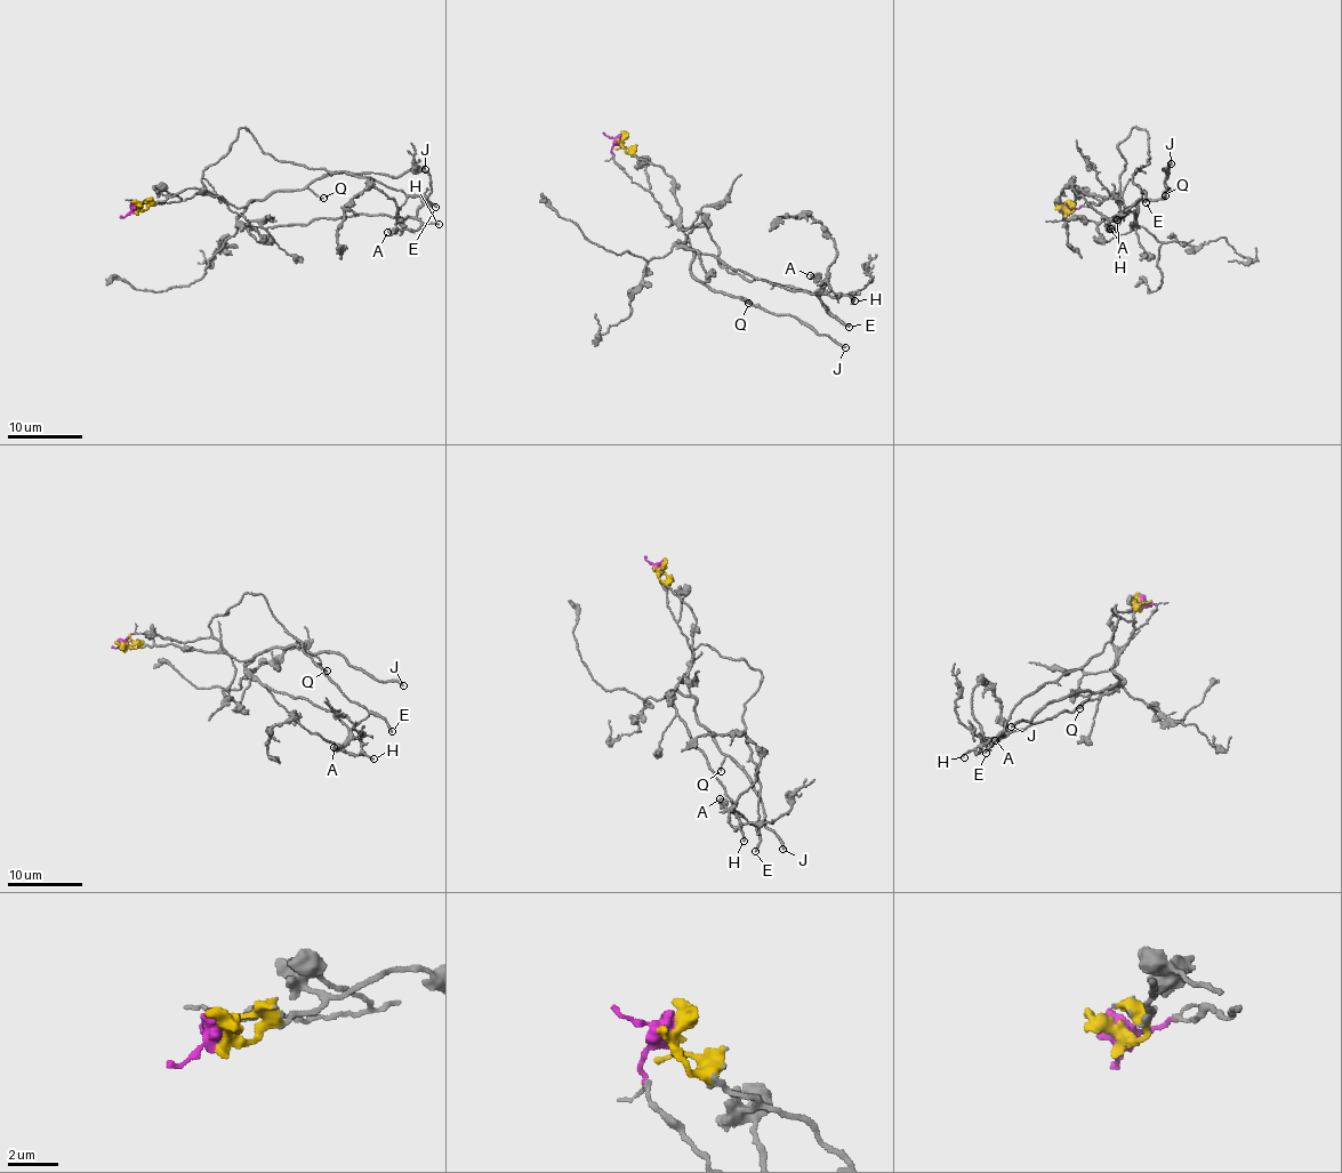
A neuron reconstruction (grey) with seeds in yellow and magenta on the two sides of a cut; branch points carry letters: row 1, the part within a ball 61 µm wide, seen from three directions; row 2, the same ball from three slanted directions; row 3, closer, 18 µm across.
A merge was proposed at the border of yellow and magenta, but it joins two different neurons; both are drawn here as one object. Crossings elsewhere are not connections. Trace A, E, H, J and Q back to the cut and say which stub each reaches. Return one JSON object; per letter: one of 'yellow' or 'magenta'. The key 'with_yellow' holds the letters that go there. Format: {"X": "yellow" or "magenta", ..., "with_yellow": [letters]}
{"A": "yellow", "E": "magenta", "H": "yellow", "J": "yellow", "Q": "yellow", "with_yellow": ["A", "H", "J", "Q"]}

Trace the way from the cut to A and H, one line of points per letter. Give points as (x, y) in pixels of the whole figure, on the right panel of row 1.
A: (1065, 210), (1082, 191), (1134, 207), (1139, 225), (1130, 224), (1135, 222), (1133, 211), (1122, 213), (1110, 229)
H: (1065, 210), (1076, 193), (1093, 192), (1134, 207), (1139, 225), (1130, 224), (1135, 222), (1133, 211), (1117, 219)

